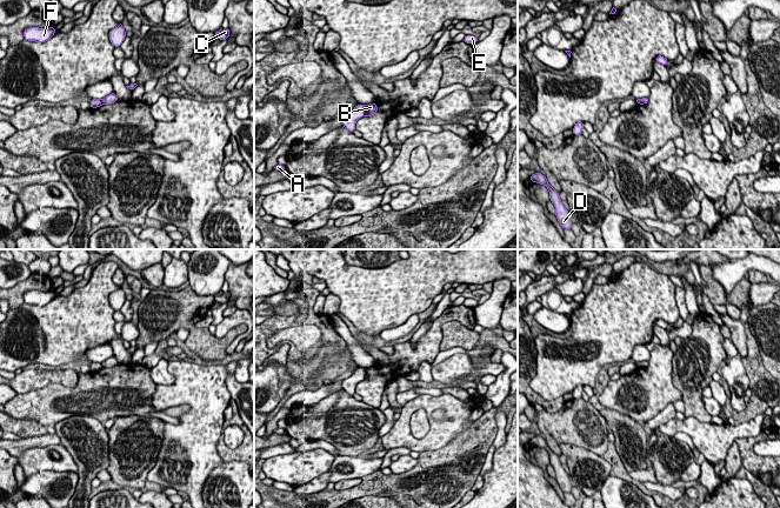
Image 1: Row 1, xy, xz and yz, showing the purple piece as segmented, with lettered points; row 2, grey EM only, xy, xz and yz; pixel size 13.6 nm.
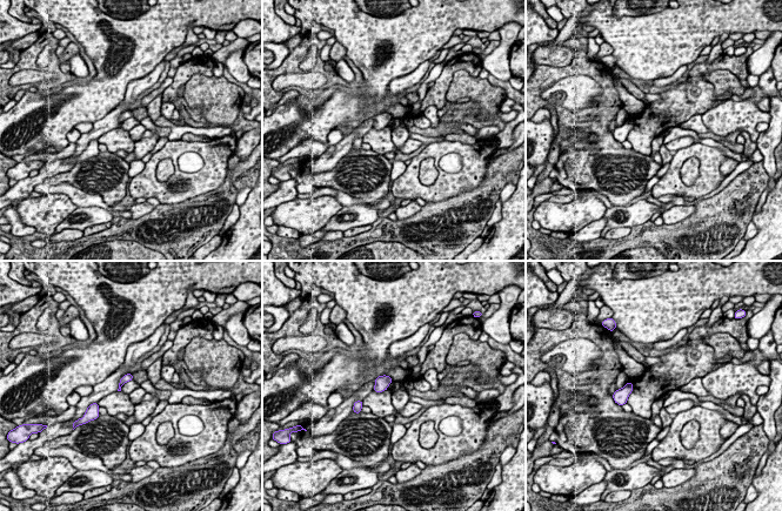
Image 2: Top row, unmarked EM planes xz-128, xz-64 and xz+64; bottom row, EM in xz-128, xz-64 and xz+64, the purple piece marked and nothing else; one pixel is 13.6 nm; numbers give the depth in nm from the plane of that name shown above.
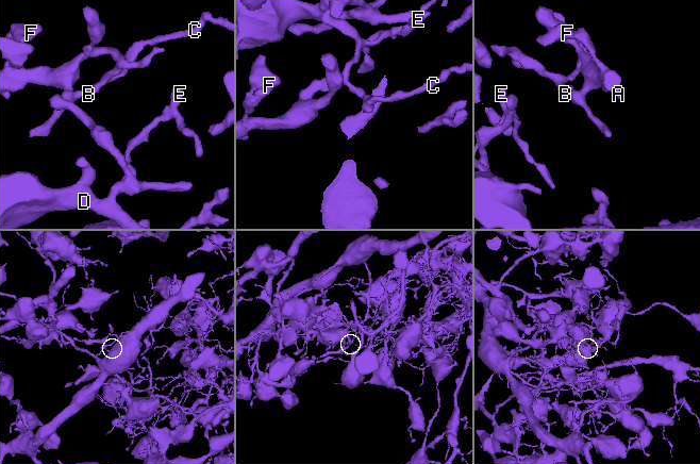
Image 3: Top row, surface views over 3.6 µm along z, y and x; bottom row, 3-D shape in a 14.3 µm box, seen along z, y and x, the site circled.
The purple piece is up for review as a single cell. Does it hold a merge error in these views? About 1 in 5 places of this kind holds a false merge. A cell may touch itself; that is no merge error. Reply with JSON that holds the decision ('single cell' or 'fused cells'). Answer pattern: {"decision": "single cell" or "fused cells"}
{"decision": "fused cells"}

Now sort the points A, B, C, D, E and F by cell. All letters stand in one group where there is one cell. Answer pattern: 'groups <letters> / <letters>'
groups A D F / B C E

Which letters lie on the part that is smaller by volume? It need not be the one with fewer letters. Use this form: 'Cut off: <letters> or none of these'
Cut off: B, C, E

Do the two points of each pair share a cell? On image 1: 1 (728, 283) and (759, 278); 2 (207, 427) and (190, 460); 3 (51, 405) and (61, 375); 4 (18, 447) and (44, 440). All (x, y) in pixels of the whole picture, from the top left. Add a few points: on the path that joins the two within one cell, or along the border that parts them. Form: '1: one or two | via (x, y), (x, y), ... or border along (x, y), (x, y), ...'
1: two | border along (747, 272), (752, 269), (760, 271), (765, 275)
2: one | via (199, 435), (190, 445), (190, 452)
3: two | border along (79, 374), (74, 386), (47, 383), (39, 389)
4: one | via (24, 445), (38, 441)

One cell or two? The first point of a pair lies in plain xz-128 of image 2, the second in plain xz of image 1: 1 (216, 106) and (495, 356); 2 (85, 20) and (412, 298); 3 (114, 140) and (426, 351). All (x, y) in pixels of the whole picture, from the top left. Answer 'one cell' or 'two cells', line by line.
1: two cells
2: one cell
3: one cell

